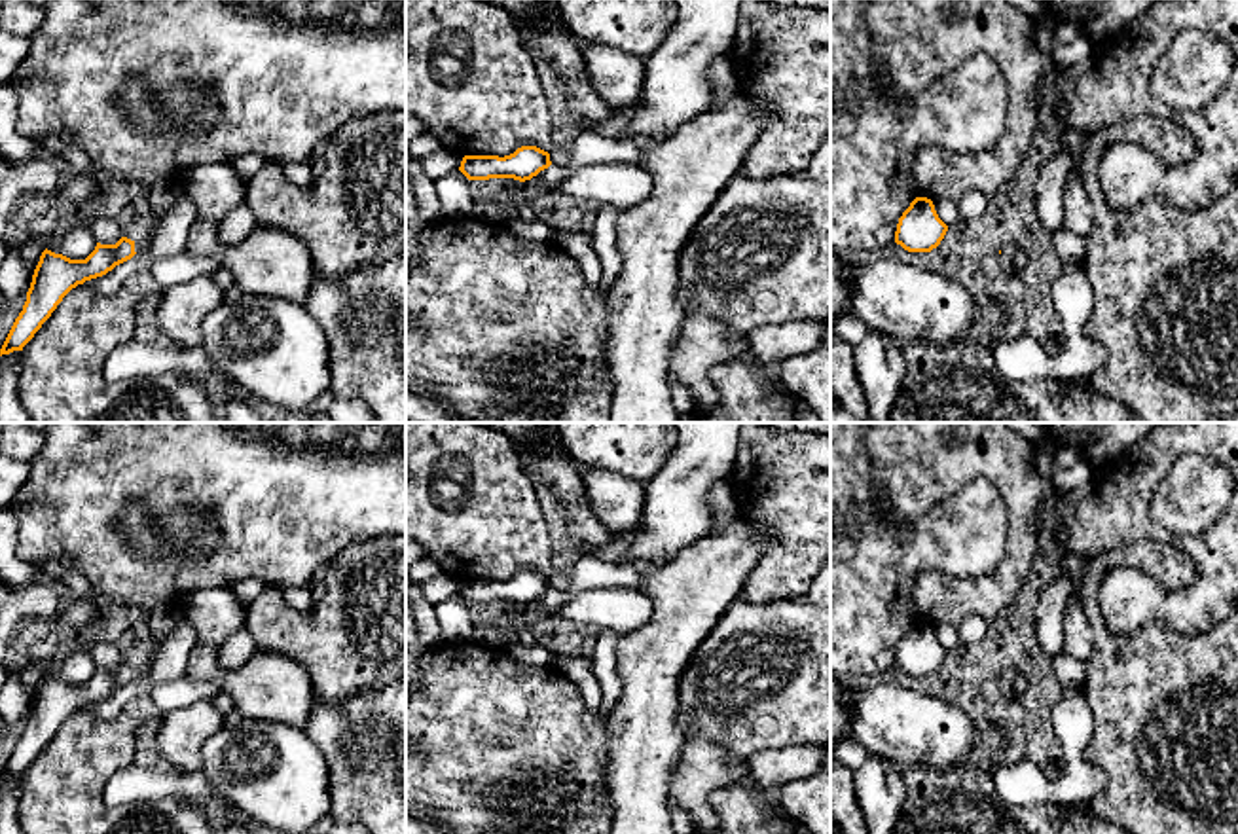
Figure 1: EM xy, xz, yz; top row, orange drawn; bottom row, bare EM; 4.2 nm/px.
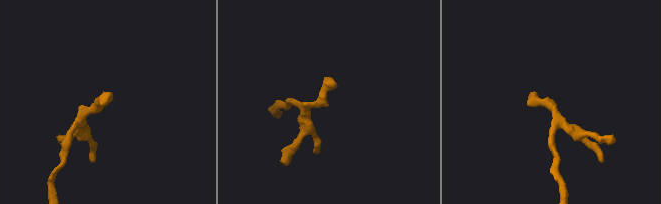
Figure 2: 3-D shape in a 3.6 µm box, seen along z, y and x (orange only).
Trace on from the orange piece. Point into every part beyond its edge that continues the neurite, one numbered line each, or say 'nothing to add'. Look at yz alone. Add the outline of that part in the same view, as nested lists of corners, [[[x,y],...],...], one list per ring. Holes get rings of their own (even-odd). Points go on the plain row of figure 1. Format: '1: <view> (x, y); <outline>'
nothing to add

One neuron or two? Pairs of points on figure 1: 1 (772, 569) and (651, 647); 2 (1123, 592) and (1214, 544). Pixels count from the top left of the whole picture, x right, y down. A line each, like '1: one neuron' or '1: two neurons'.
1: two neurons
2: one neuron

